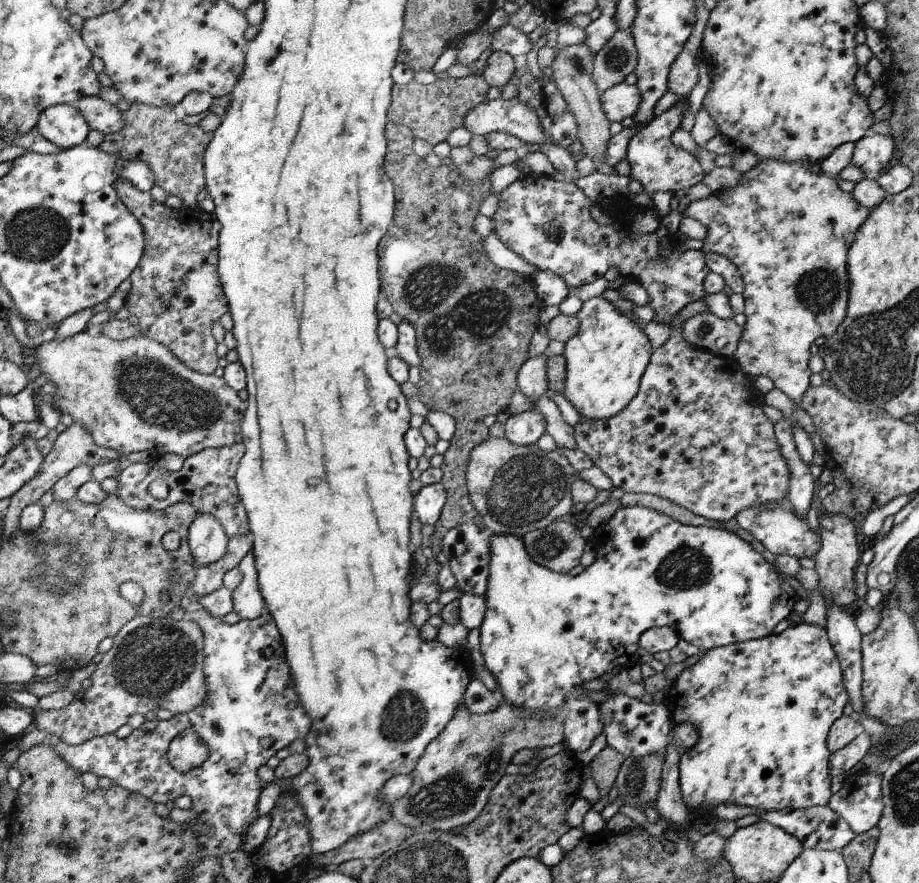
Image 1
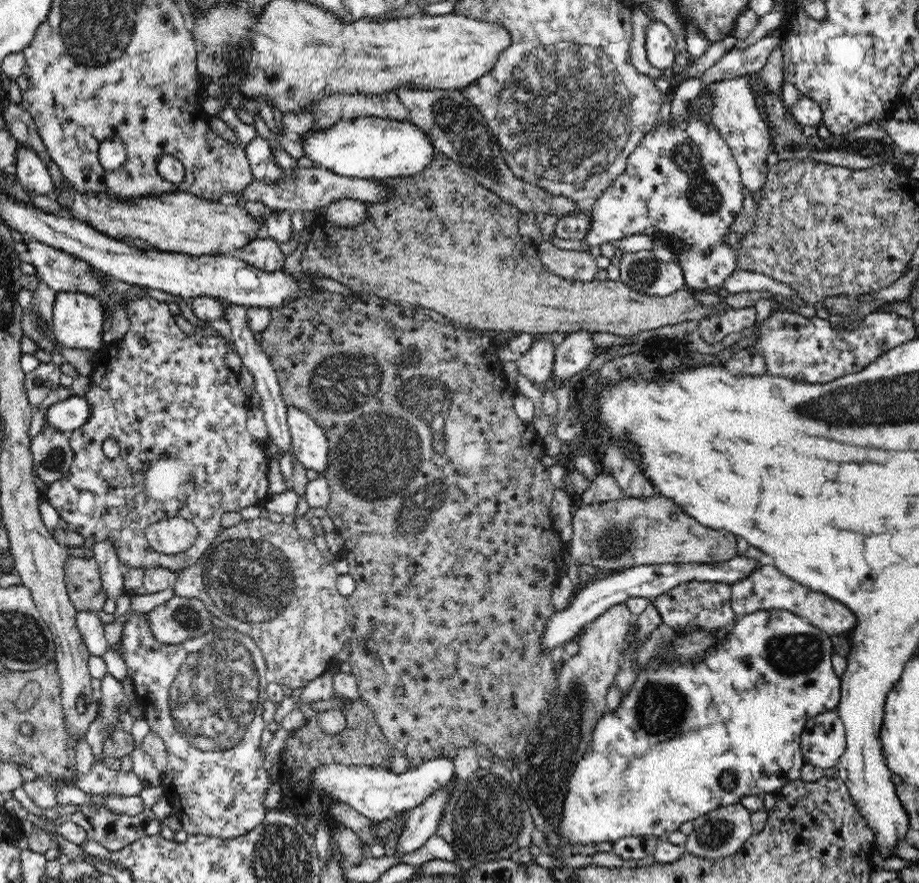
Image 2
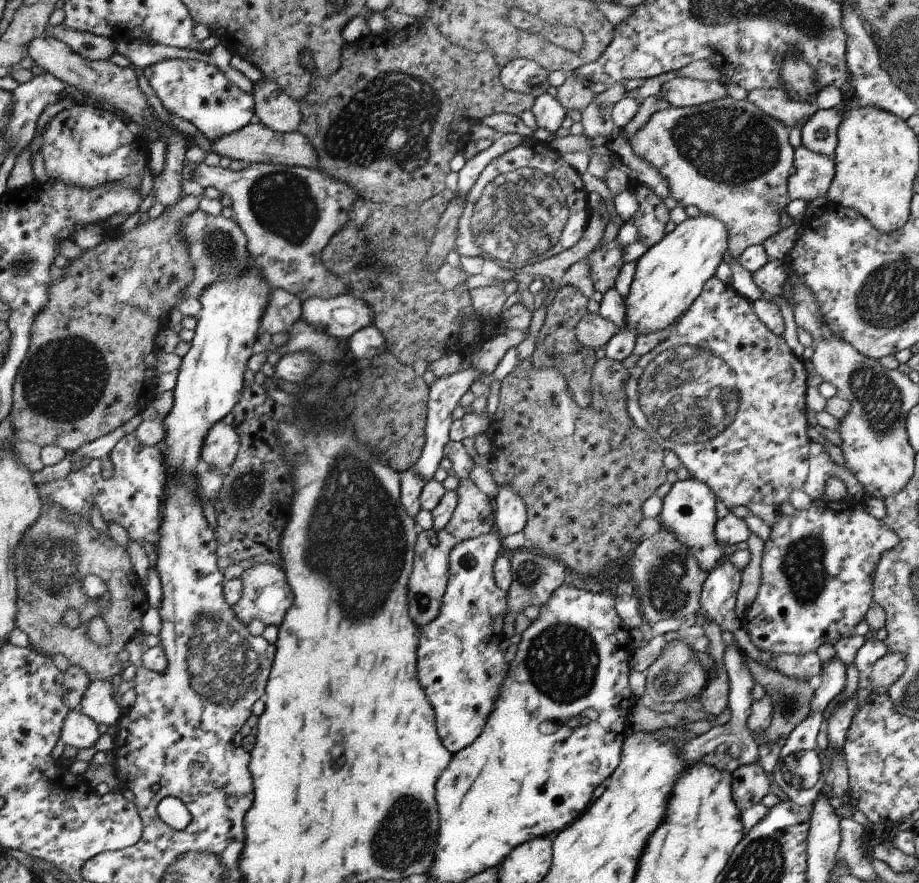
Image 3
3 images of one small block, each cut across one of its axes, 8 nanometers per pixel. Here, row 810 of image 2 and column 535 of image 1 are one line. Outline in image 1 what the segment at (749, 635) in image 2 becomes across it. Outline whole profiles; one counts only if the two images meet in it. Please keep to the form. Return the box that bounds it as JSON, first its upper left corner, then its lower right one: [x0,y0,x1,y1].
[480,506,799,754]

